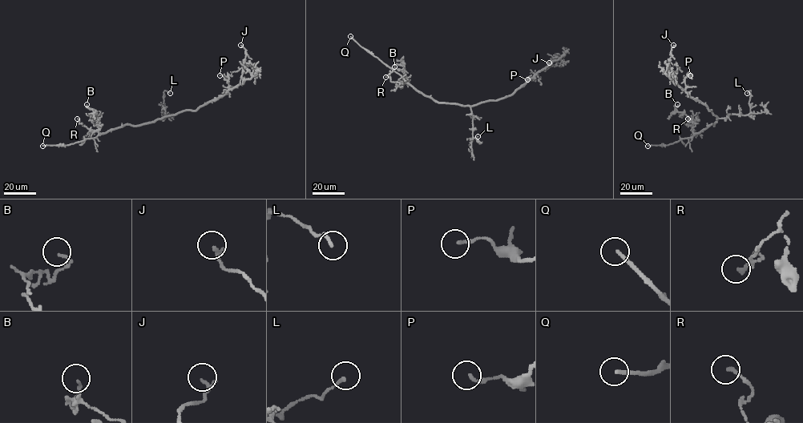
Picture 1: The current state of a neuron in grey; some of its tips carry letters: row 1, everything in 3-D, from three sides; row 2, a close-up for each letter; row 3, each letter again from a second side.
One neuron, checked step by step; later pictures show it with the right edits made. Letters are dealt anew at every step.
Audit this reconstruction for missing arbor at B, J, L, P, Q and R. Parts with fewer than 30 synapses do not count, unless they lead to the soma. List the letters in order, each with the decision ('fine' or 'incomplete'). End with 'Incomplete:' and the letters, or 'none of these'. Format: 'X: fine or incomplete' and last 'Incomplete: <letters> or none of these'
B: fine
J: fine
L: fine
P: fine
Q: incomplete
R: fine
Incomplete: Q

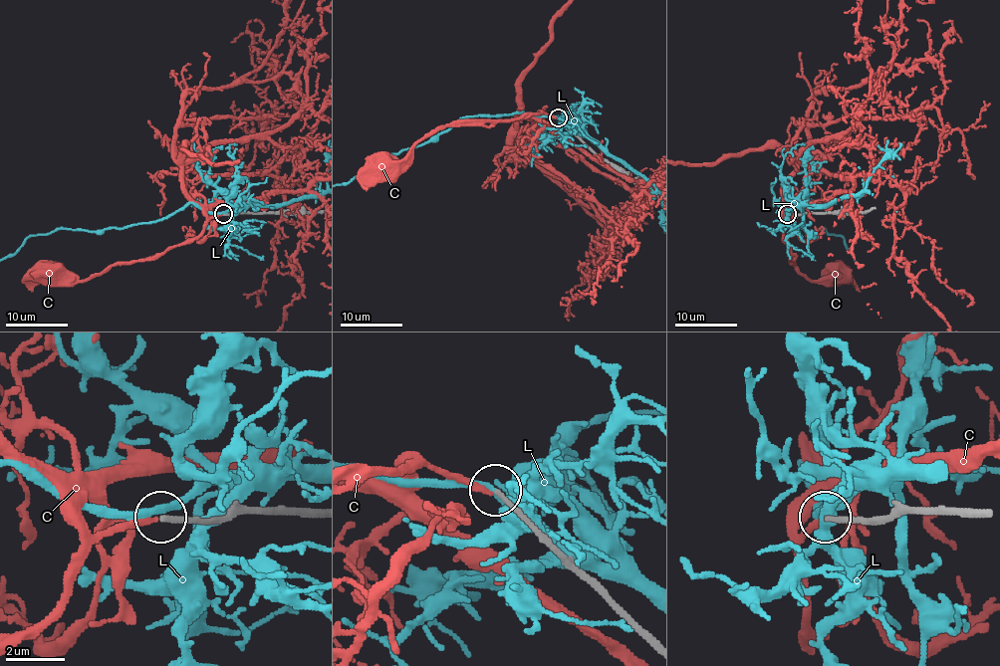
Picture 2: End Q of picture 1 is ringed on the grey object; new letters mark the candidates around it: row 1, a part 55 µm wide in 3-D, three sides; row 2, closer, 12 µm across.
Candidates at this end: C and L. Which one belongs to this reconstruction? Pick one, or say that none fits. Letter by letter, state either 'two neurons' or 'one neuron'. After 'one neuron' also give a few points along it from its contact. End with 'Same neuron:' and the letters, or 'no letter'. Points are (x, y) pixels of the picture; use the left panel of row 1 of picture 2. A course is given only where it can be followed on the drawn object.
C: two neurons
L: two neurons
Same neuron: no letter

